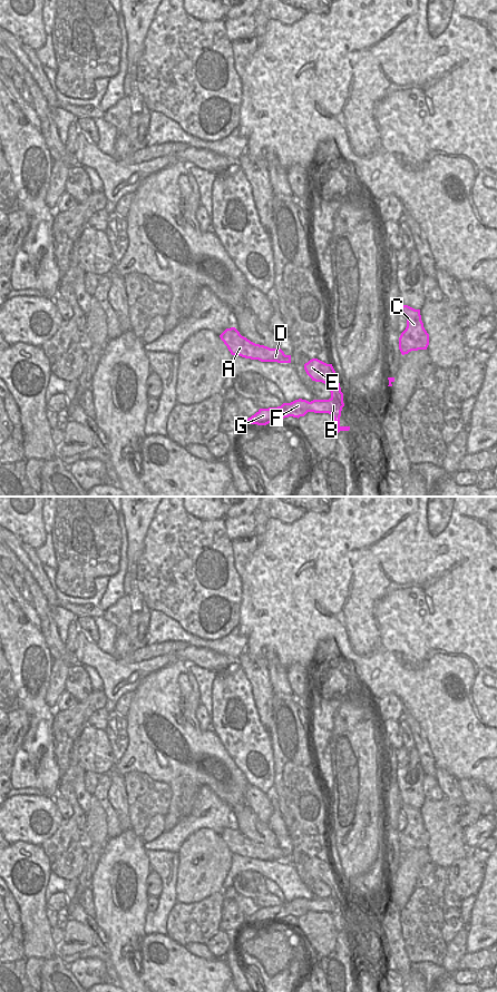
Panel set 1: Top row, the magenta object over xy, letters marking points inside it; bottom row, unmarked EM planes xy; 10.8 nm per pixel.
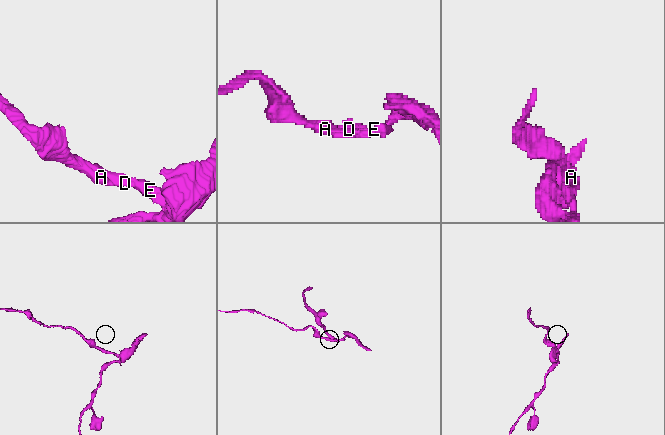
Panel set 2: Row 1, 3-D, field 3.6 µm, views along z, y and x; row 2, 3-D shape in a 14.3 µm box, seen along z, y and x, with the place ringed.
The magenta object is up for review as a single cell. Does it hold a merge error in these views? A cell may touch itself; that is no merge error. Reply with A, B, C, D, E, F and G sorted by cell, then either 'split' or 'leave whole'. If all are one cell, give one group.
A D E / B C F G | split

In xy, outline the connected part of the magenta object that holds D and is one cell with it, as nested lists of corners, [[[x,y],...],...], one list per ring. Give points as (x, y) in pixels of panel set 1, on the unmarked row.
[[[235,826],[226,827],[220,836],[232,854],[240,854],[261,861],[291,862],[291,854],[285,854],[280,846],[270,847],[264,844],[255,843],[242,835]]]

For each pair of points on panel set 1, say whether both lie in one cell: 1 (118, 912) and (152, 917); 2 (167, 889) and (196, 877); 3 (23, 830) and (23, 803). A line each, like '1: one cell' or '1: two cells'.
1: two cells
2: two cells
3: one cell

